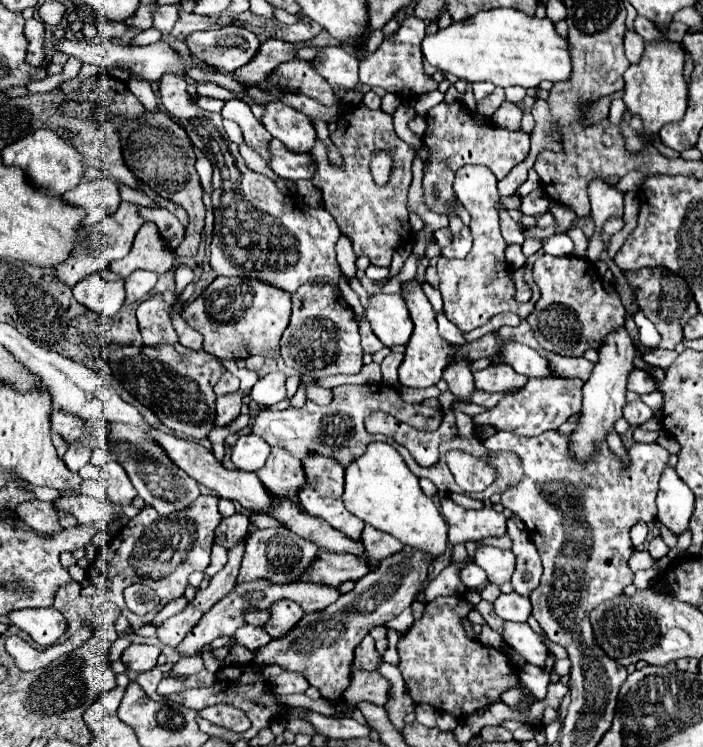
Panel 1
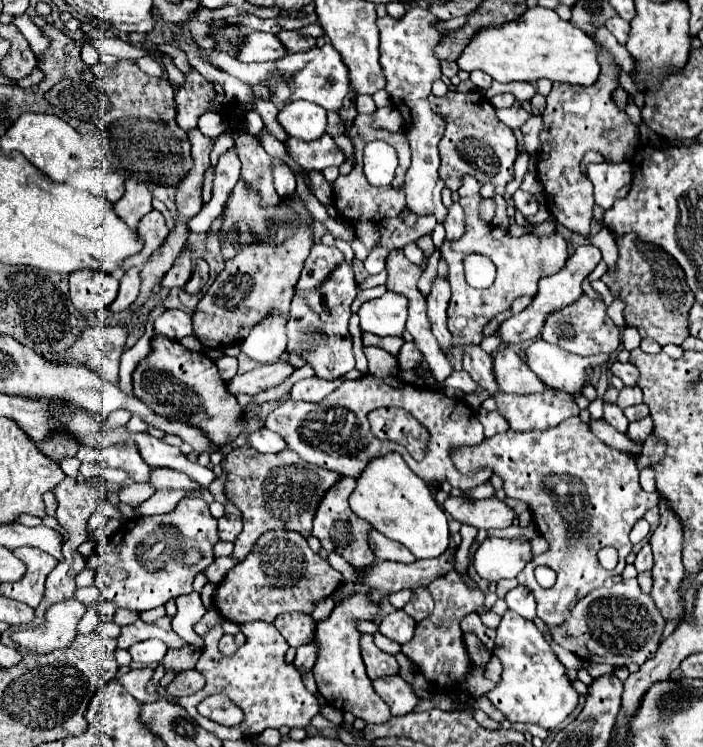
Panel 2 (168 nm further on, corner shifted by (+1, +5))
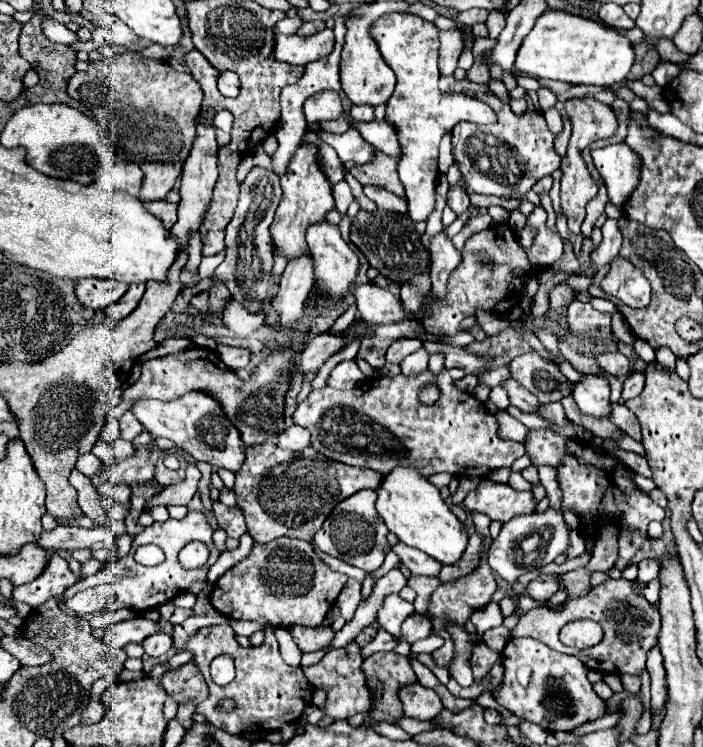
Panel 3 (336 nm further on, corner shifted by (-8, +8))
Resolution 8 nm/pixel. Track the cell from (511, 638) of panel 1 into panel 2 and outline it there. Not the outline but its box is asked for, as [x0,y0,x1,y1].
[487,611,579,731]

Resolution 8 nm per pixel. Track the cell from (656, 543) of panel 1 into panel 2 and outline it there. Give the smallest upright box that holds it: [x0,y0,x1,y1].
[635,543,653,573]

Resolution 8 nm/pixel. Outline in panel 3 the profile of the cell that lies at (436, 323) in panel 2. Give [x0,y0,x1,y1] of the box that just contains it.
[430,232,462,302]

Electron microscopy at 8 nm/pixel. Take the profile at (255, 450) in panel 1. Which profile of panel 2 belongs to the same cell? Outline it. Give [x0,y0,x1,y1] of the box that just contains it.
[249,429,287,453]

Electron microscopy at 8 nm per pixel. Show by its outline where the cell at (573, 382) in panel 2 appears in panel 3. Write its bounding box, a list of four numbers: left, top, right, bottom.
[574,374,610,416]

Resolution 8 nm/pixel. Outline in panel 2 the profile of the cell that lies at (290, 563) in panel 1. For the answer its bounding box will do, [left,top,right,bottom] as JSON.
[213,531,343,625]

